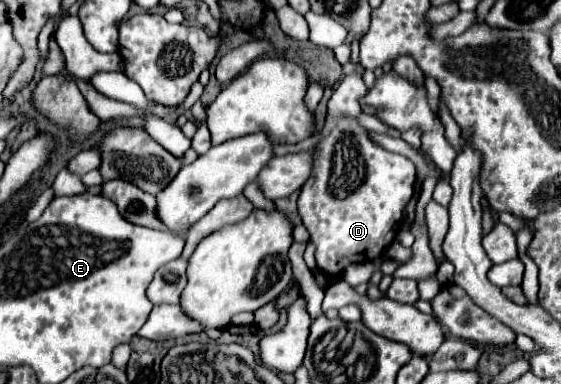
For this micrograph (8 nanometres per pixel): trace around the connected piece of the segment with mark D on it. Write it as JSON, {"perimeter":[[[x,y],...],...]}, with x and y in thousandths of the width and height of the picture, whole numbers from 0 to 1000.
{"perimeter":[[[613,305],[602,331],[563,383],[563,435],[556,466],[538,487],[531,513],[531,555],[538,565],[542,591],[553,607],[556,633],[563,638],[563,695],[588,721],[592,732],[610,721],[610,706],[624,685],[652,685],[667,680],[681,664],[681,654],[702,628],[717,576],[720,544],[738,508],[742,482],[742,435],[720,404],[688,393],[667,378],[656,362],[652,336],[624,305]]]}

